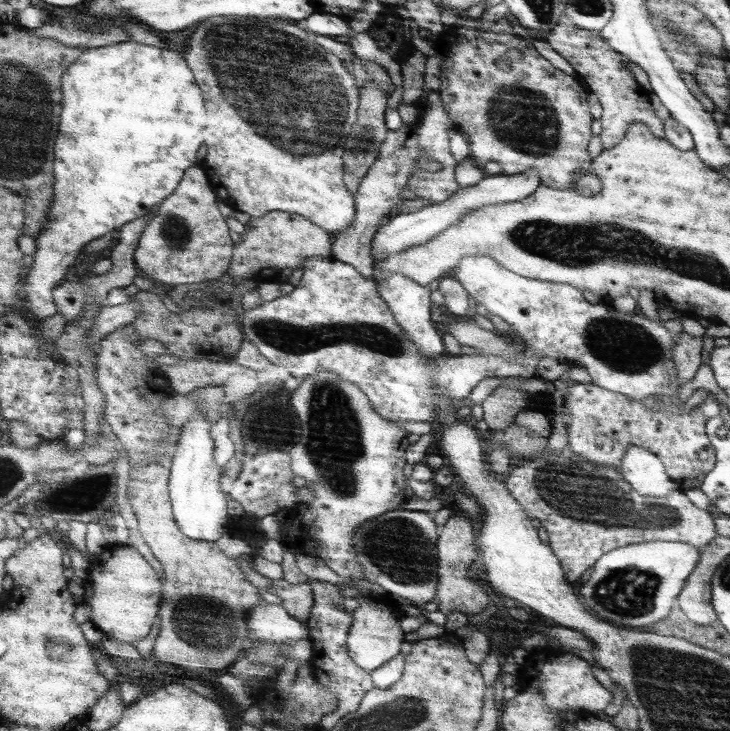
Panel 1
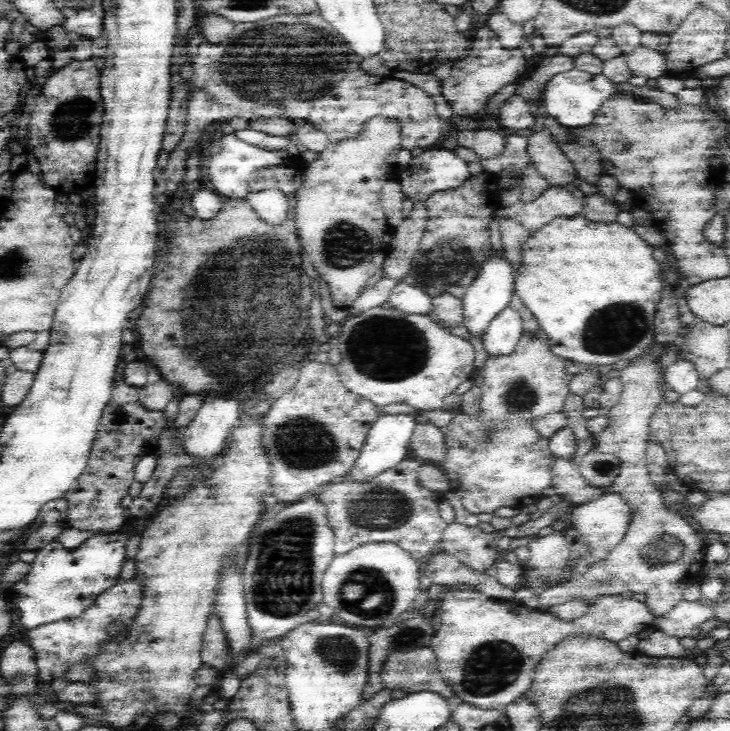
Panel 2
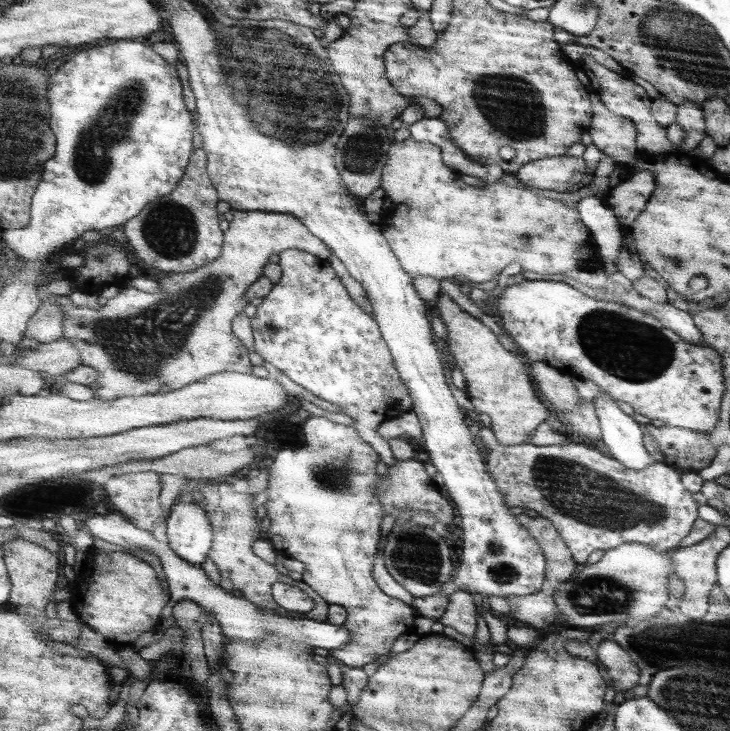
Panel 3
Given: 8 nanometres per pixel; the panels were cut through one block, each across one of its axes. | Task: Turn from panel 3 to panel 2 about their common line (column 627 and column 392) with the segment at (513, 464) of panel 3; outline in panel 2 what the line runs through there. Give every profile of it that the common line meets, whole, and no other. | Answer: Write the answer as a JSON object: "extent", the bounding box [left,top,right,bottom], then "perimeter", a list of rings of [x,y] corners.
{"extent":[318,458,448,562],"perimeter":[[[406,458],[396,468],[382,472],[368,482],[334,482],[324,486],[318,494],[320,502],[326,504],[330,518],[330,528],[336,534],[336,554],[350,554],[358,546],[372,542],[394,542],[418,562],[424,562],[434,552],[444,538],[448,524],[440,518],[438,498],[434,492],[420,484],[420,468],[424,464]]]}

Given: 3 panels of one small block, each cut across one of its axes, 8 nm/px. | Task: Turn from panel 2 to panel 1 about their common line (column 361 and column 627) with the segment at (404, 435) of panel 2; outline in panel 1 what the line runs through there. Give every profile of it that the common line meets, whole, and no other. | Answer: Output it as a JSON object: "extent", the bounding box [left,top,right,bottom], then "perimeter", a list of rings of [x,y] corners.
{"extent":[619,450,679,498],"perimeter":[[[629,450],[619,466],[619,474],[645,498],[665,498],[679,490],[679,484],[667,476],[663,462],[645,450]]]}

